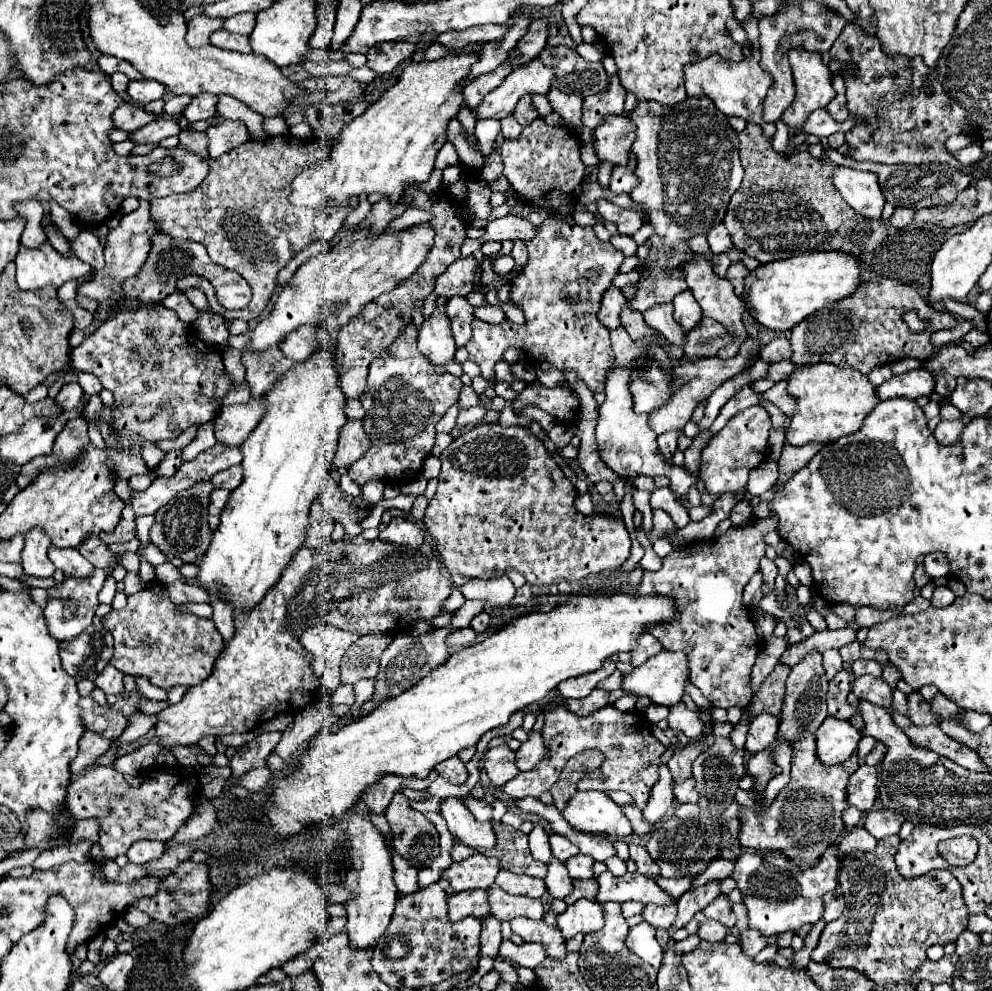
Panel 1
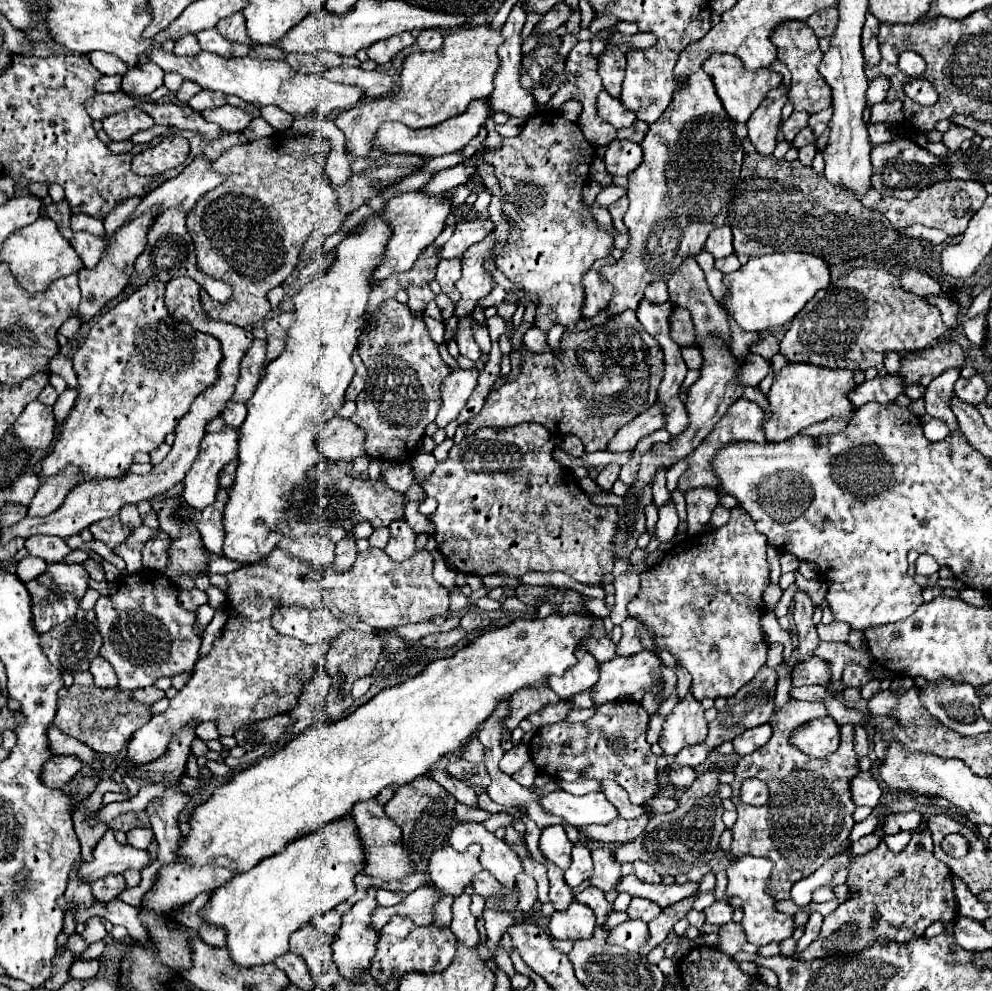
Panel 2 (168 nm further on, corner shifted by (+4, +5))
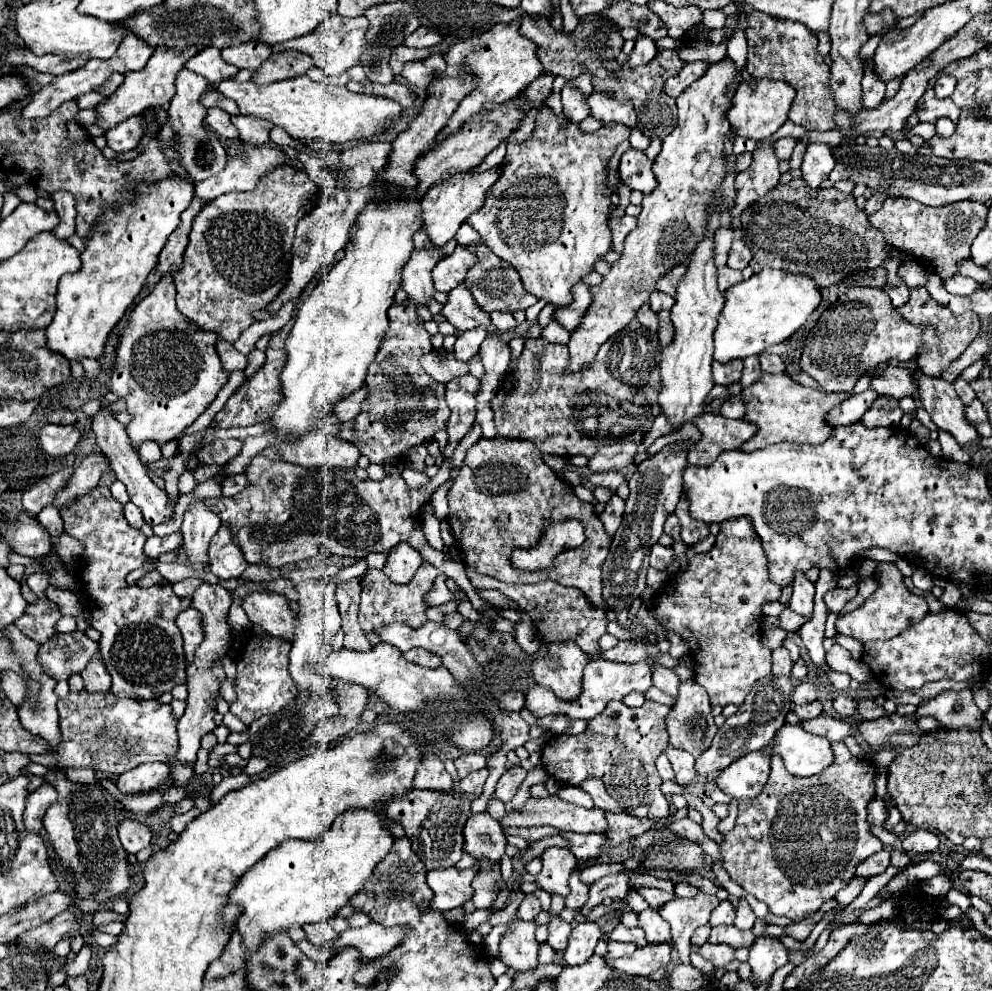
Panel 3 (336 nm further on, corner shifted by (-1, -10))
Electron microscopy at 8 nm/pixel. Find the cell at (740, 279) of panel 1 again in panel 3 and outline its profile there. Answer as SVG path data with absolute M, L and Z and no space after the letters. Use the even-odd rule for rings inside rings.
M730 267L718 269L718 289L724 293L728 287L736 285L742 281L742 271L734 271Z

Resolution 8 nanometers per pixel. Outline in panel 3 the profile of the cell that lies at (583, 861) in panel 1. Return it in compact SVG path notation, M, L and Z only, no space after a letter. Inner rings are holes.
M574 871L570 875L570 895L566 897L566 907L580 909L588 901L588 885L580 879L580 871Z

